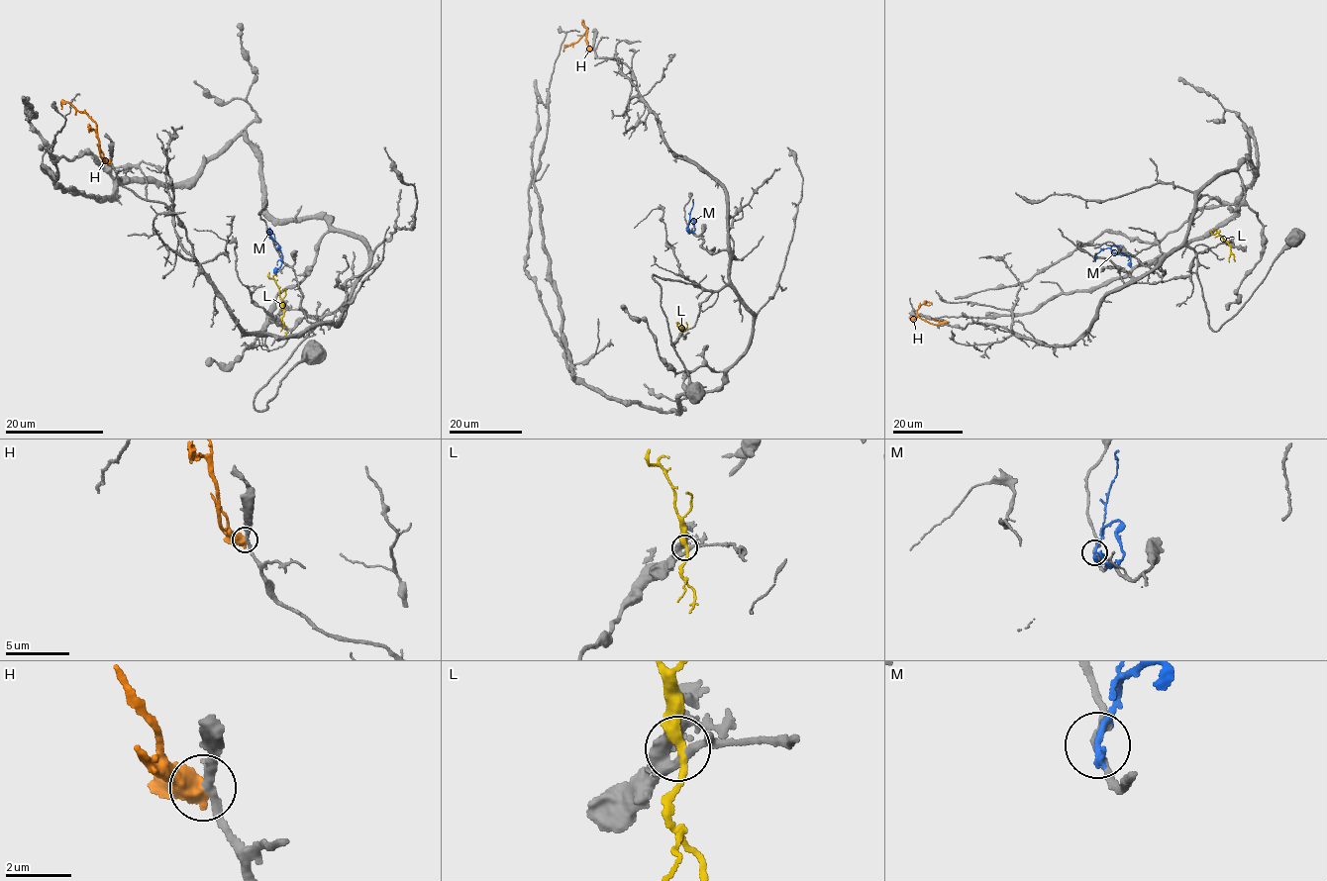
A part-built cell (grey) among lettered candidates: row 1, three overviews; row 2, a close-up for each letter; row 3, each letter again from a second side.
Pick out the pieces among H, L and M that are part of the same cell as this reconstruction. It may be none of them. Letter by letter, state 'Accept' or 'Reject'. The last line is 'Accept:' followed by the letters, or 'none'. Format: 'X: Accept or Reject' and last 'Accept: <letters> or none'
H: Reject
L: Accept
M: Reject
Accept: L

